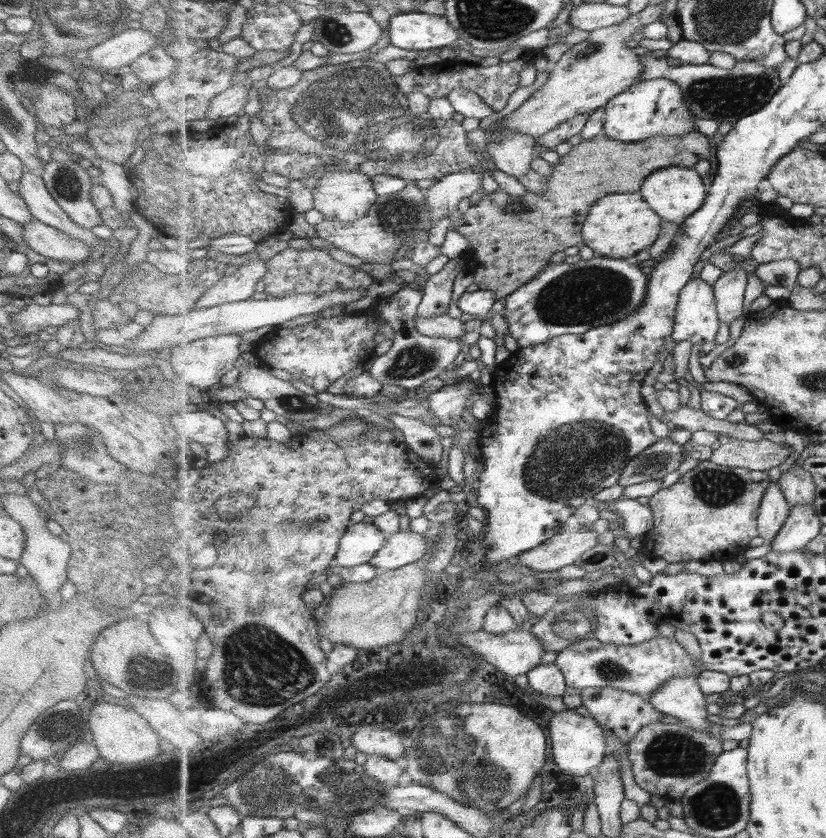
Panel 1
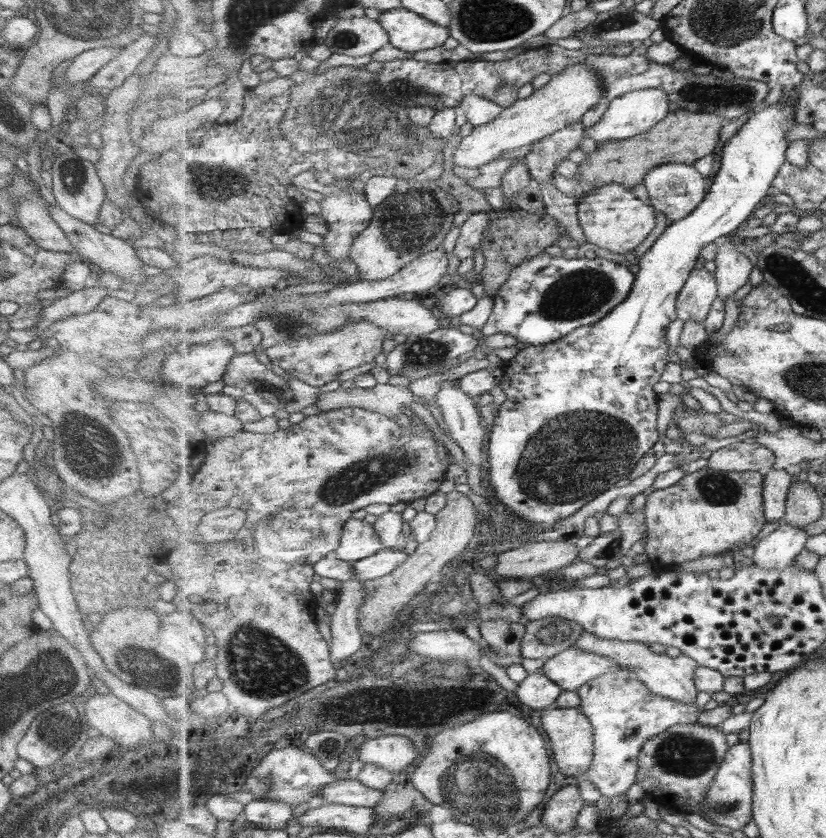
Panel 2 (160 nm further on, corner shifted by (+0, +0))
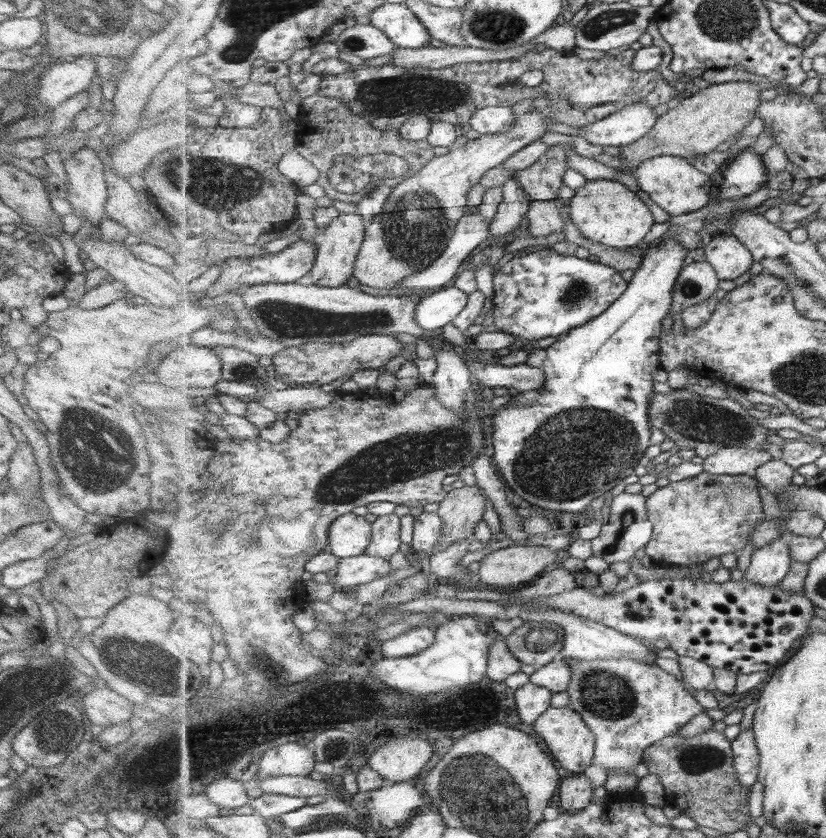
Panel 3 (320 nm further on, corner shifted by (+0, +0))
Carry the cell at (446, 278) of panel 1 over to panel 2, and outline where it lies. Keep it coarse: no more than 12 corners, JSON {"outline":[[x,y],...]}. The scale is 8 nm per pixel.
{"outline":[[473,213],[460,227],[453,254],[471,258],[482,246],[489,213]]}

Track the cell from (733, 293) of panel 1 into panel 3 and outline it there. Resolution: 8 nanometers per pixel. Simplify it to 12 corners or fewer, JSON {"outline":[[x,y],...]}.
{"outline":[[731,233],[704,252],[721,280],[743,276],[756,261]]}

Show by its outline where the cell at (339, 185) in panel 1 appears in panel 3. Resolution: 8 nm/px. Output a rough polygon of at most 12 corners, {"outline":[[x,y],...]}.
{"outline":[[356,212],[339,214],[318,238],[306,281],[346,285],[366,235]]}

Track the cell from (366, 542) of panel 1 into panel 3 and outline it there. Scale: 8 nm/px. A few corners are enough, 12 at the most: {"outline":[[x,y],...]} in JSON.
{"outline":[[353,512],[329,526],[329,552],[369,552],[373,524]]}

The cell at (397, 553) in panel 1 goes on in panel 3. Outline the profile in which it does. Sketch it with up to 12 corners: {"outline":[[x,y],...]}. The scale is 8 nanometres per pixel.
{"outline":[[368,552],[341,558],[329,582],[349,592],[391,574],[391,564]]}

